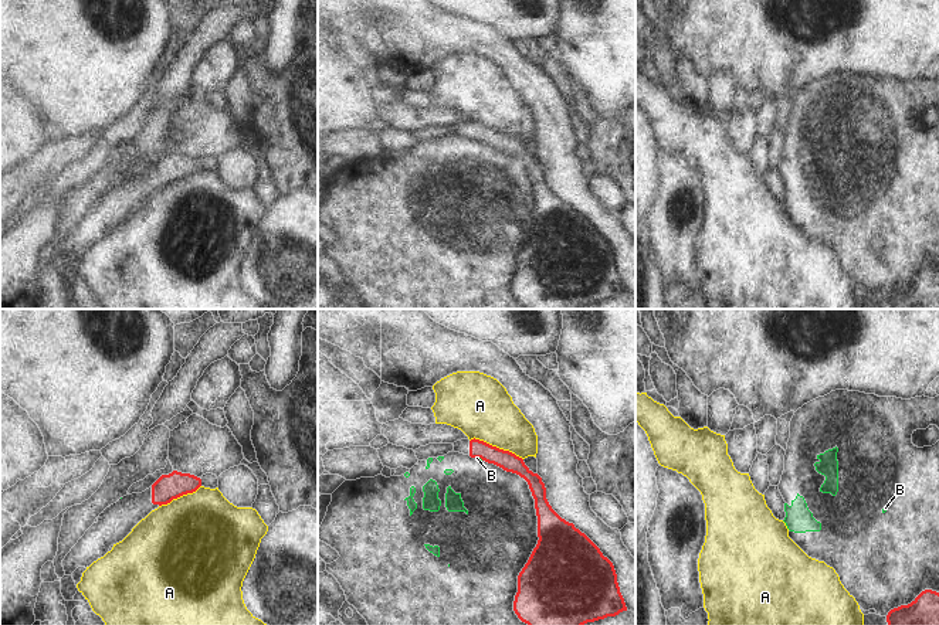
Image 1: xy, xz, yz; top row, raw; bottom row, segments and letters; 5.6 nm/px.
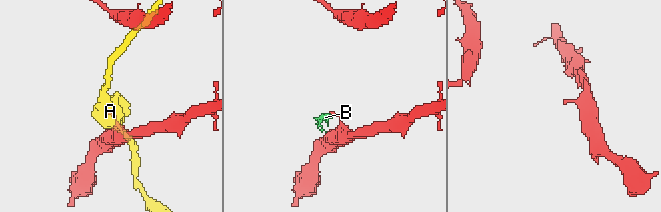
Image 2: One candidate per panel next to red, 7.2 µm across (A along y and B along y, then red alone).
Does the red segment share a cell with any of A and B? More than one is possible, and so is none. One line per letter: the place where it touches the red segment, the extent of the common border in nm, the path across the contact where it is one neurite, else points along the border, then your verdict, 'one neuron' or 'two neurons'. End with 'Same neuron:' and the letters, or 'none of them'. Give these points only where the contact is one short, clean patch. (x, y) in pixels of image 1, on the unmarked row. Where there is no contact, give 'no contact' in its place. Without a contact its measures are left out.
A: contact xz (495, 129); length 320 nm; two neurons
B: contact xz (480, 139); length 40 nm; two neurons
Same neuron: none of them

